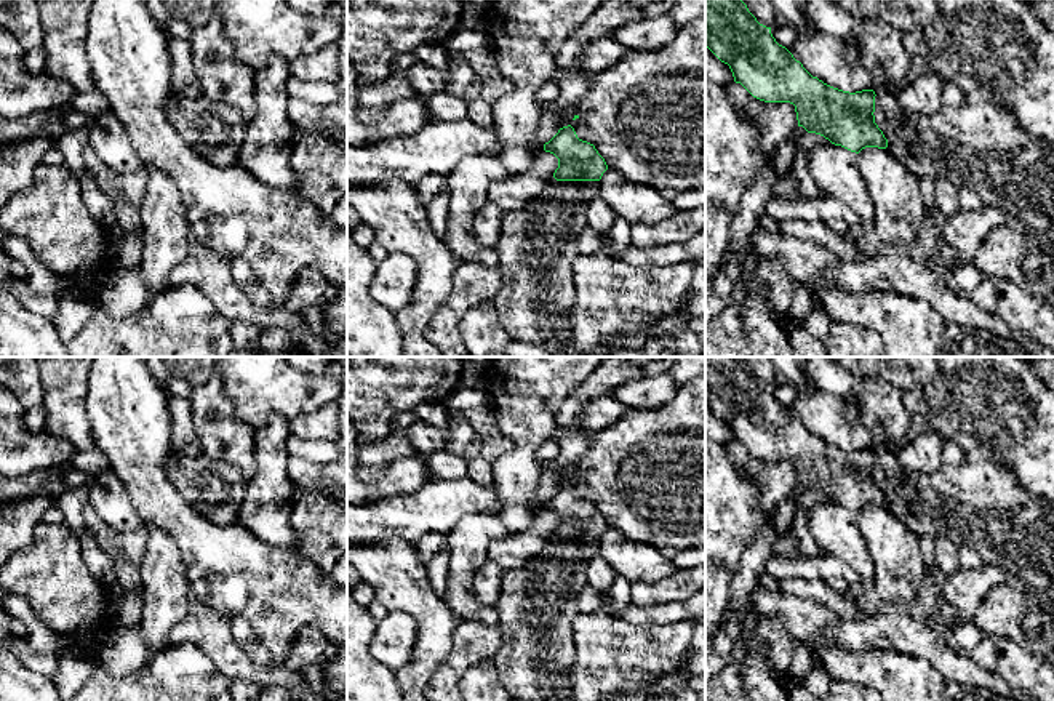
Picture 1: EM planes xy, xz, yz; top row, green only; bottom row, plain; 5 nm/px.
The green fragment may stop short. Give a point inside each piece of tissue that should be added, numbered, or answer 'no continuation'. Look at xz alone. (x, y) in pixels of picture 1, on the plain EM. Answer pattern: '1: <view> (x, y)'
1: xz (536, 605)

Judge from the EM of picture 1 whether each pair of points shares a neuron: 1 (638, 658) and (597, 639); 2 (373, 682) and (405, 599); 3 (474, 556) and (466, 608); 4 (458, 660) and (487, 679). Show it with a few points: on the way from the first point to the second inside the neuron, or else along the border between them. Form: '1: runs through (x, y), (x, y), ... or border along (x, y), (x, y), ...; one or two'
1: runs through (629, 655), (613, 653), (606, 647); one
2: border along (394, 672), (399, 684); two
3: runs through (463, 568), (463, 596); one
4: border along (490, 658), (472, 664), (463, 674), (459, 684); two

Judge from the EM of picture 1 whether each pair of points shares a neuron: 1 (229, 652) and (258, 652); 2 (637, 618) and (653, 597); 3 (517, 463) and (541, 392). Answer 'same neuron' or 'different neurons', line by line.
1: different neurons
2: different neurons
3: same neuron

